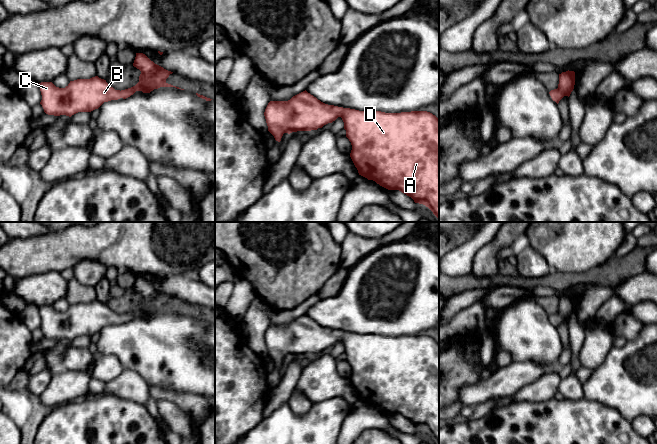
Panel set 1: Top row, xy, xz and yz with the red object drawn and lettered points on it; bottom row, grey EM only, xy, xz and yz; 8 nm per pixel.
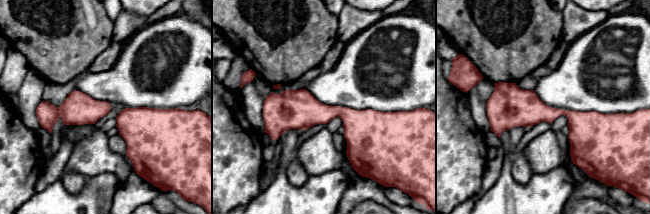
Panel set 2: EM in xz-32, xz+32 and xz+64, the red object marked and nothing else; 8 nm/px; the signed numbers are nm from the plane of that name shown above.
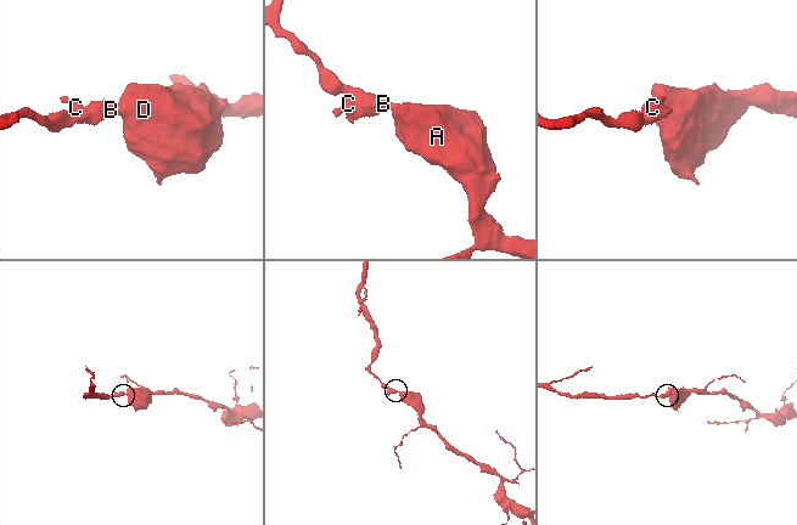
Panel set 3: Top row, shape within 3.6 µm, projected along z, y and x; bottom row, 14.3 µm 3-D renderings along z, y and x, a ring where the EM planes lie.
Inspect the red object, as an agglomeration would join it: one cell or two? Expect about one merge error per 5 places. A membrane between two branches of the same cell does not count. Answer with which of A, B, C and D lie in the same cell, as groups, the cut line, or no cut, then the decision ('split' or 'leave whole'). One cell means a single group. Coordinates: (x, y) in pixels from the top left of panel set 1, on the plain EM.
A B C D | no cut | leave whole

